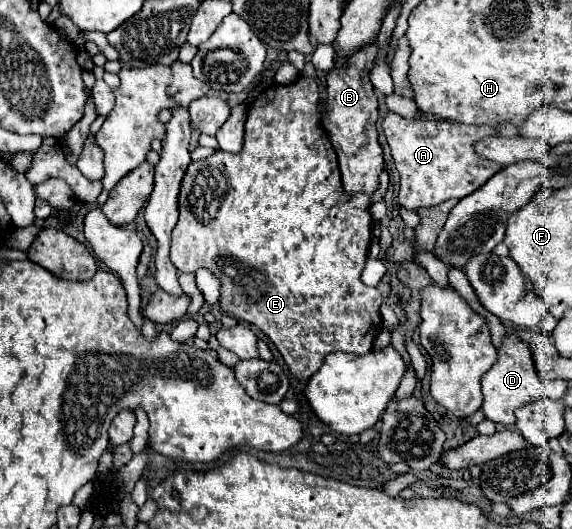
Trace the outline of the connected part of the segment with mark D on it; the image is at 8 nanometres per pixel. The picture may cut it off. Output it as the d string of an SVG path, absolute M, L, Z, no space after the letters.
M506 324L504 328L506 328L506 334L502 338L502 346L498 348L498 358L494 366L482 376L482 394L484 394L482 412L486 414L488 420L502 424L504 428L512 428L516 422L514 410L534 398L542 398L544 384L538 378L538 372L534 370L534 360L530 360L530 346L526 346L526 342L520 342L522 338L518 338L518 334L508 332L514 328L518 330L518 326Z

